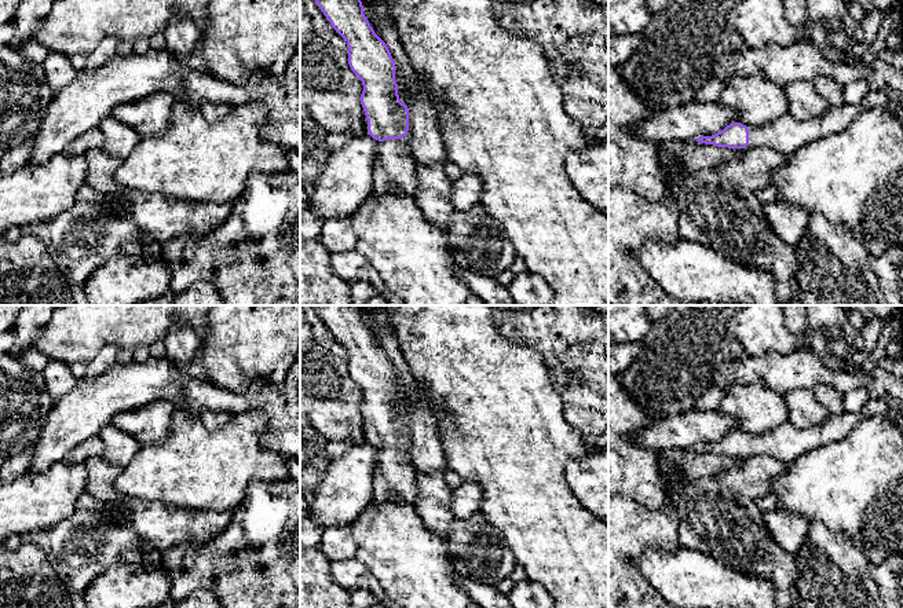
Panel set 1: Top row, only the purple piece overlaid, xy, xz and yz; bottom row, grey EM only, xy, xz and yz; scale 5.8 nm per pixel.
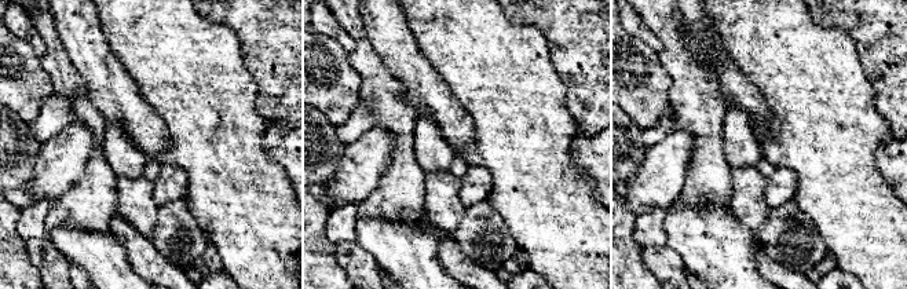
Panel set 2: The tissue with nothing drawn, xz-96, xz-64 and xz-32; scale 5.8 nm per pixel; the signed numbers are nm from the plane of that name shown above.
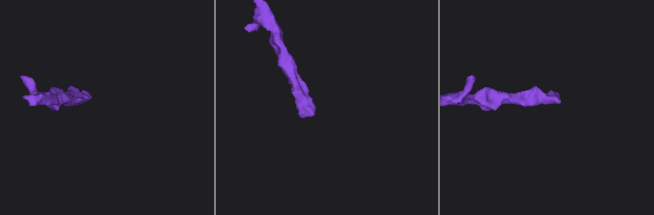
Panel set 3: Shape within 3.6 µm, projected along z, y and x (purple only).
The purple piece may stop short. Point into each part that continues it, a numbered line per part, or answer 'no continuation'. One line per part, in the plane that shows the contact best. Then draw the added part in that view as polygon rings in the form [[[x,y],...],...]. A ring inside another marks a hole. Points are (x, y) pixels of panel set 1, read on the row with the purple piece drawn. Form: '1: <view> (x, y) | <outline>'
1: xz (395, 167) | [[[409,132],[402,139],[379,142],[372,193],[374,197],[384,197],[394,190],[416,197],[416,160],[410,150]]]

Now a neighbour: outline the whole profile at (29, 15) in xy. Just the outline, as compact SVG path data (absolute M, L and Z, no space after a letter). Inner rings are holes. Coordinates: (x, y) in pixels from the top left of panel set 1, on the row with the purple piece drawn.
M22 0L15 12L15 40L19 44L36 40L36 33L50 14L54 0Z

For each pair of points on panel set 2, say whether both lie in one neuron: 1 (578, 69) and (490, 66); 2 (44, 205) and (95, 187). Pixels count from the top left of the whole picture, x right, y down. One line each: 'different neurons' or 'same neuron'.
1: different neurons
2: different neurons

